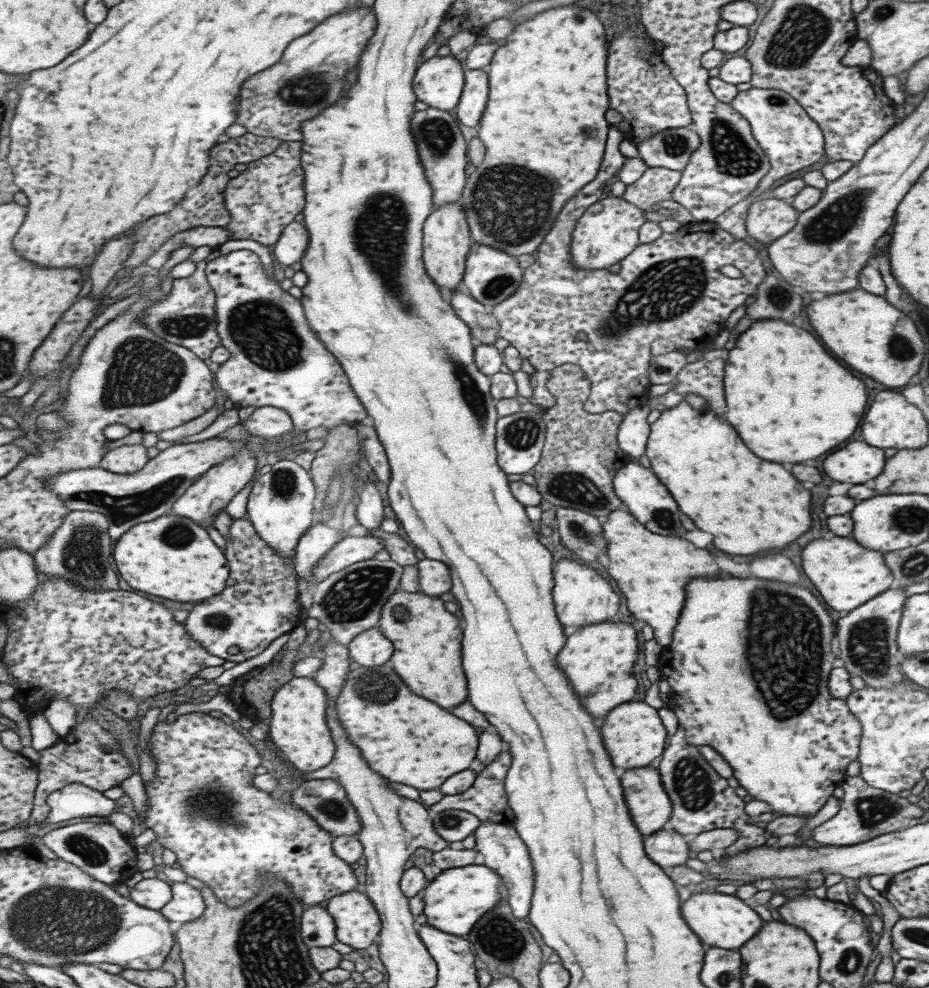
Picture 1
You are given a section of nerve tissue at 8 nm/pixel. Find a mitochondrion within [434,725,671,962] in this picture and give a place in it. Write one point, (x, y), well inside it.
(451, 822)

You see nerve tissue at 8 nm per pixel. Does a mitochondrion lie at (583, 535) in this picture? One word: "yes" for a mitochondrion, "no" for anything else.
yes

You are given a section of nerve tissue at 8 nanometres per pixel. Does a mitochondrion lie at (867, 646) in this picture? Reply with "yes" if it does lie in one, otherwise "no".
yes

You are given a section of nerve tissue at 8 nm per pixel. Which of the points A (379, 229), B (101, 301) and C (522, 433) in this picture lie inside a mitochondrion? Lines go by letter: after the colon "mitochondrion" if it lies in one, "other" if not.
A: mitochondrion
B: other
C: mitochondrion

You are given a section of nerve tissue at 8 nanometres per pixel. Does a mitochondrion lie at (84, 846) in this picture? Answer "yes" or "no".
yes

